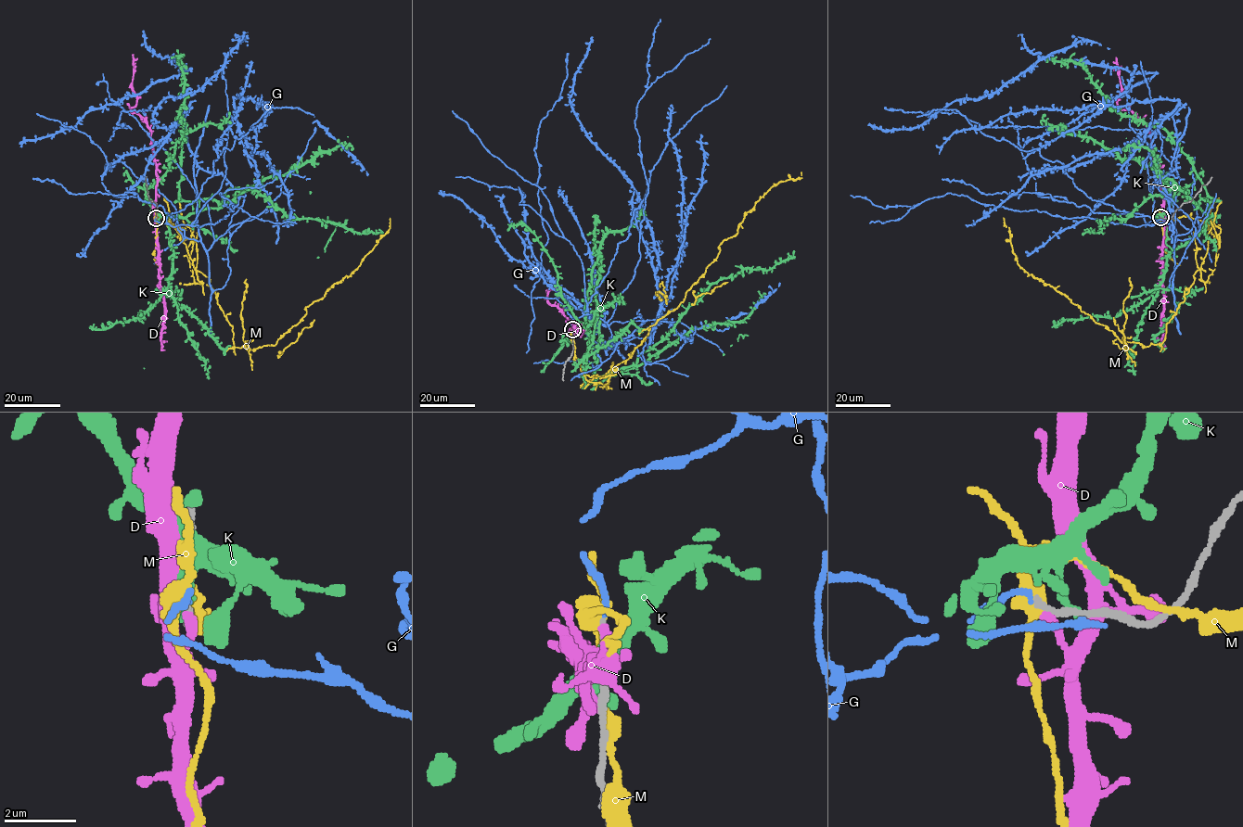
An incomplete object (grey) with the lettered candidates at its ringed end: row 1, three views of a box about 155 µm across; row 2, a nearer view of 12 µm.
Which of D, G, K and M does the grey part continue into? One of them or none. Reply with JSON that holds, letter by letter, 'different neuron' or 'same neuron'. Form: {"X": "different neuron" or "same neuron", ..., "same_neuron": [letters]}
{"D": "different neuron", "G": "same neuron", "K": "different neuron", "M": "different neuron", "same_neuron": ["G"]}

